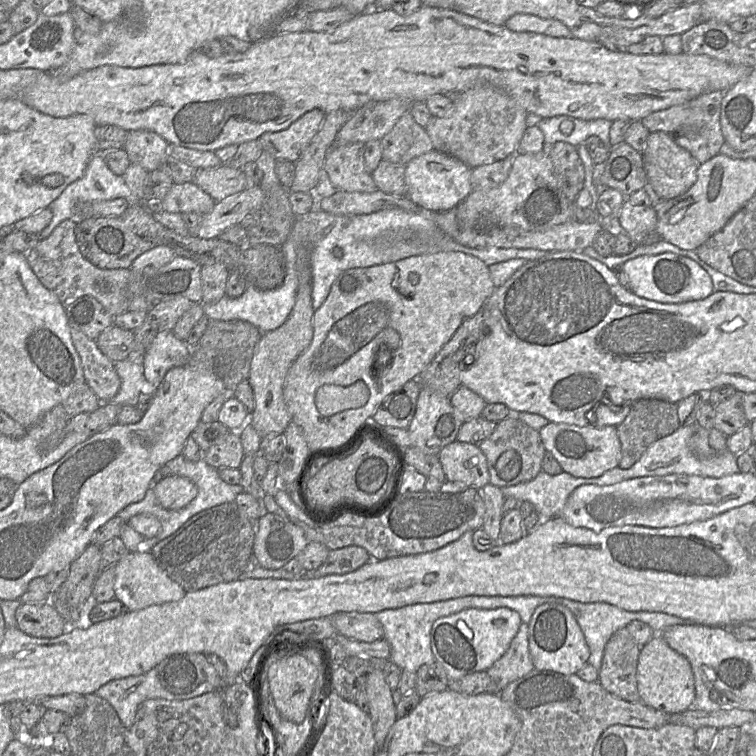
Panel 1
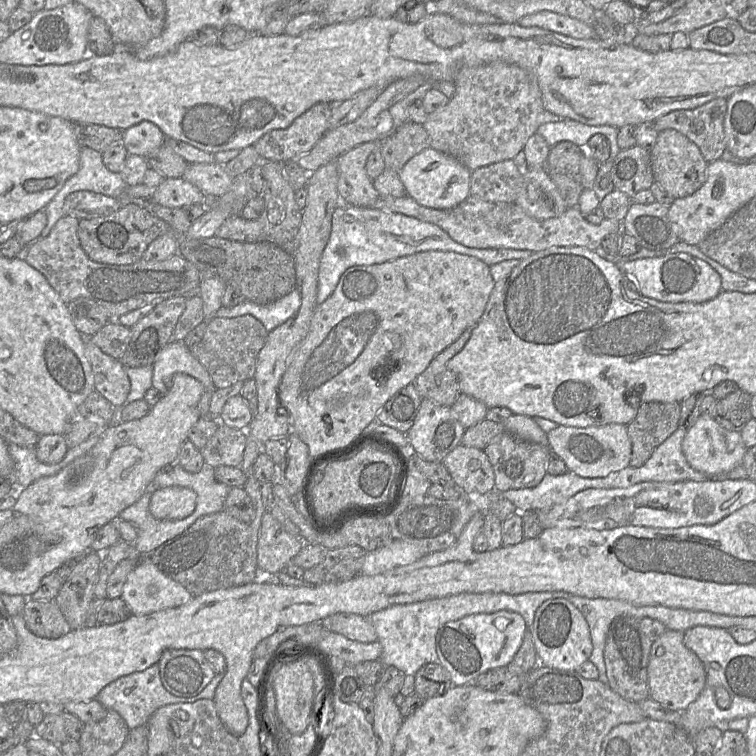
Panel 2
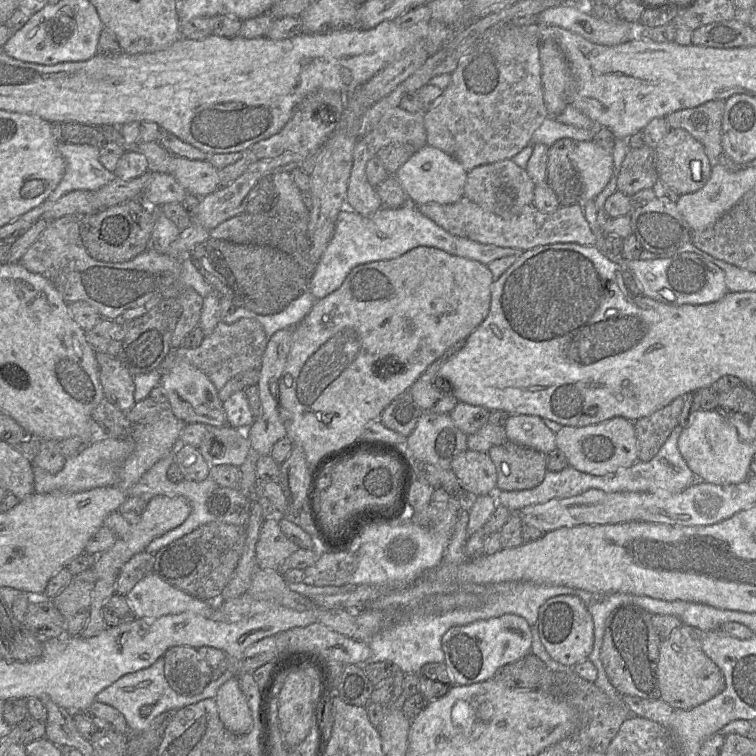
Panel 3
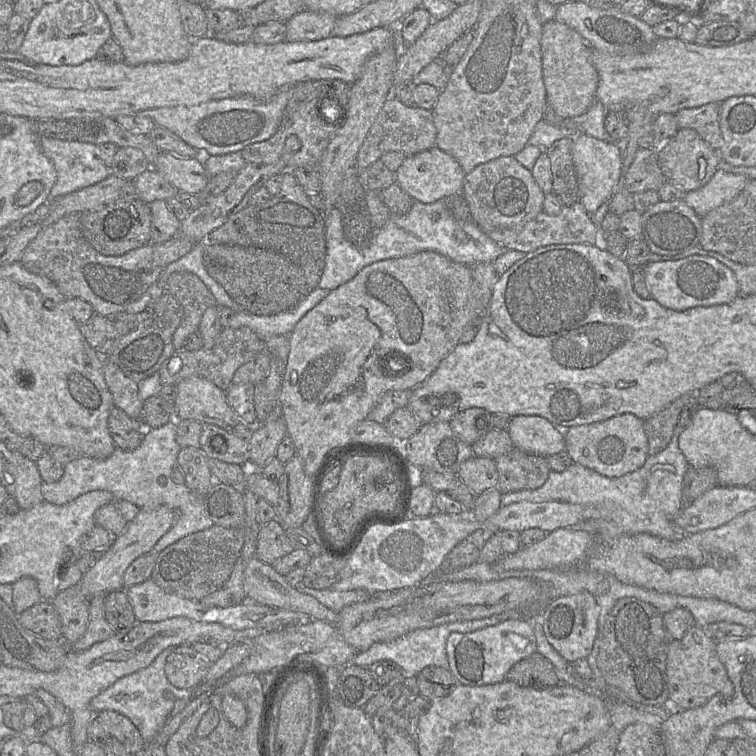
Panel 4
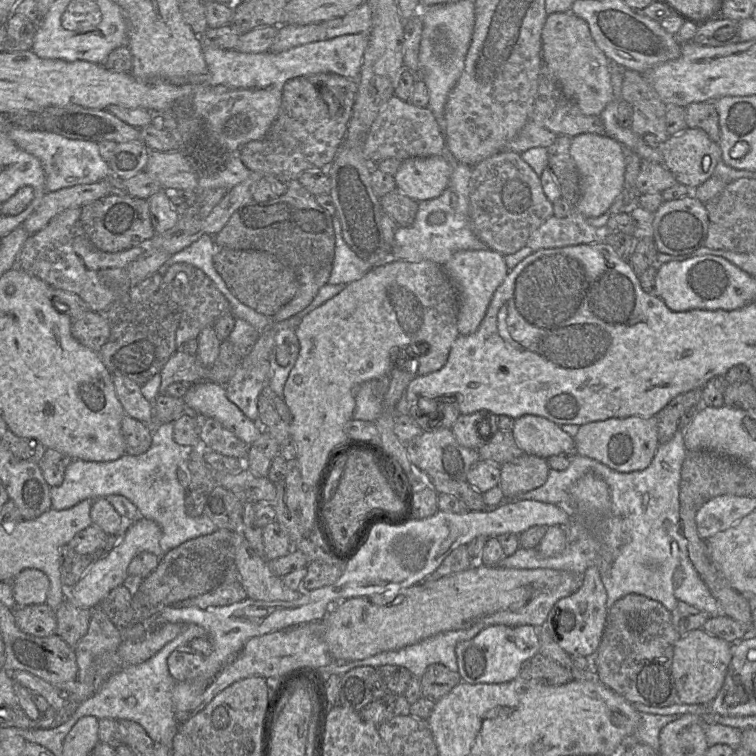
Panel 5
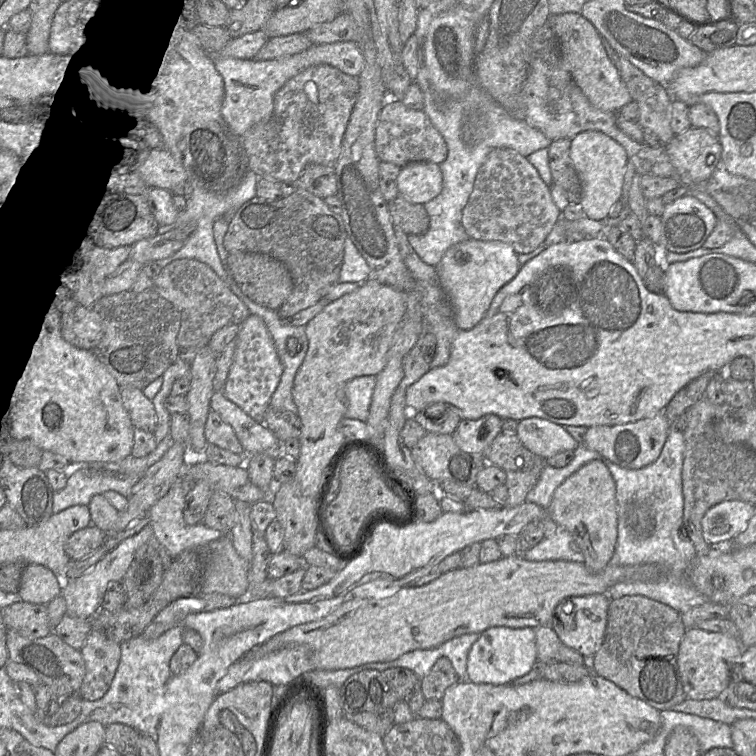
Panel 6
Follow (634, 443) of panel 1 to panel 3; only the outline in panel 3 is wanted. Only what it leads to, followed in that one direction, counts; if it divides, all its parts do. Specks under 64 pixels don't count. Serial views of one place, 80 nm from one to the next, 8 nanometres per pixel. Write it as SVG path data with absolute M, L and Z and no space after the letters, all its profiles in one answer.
M680 396L654 413L633 421L638 461L648 462L659 452L673 429L679 424L685 398L686 396Z

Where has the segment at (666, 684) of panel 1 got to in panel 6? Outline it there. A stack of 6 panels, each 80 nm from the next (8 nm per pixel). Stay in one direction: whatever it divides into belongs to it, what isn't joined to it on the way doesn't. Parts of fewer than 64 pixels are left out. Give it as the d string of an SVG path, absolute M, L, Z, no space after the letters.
M689 628L679 647L677 665L687 699L715 699L727 688L732 667L739 661L744 648L738 637Z

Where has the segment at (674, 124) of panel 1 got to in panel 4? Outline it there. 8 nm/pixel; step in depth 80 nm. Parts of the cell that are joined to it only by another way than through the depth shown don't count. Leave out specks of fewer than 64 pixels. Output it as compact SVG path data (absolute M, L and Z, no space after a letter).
M711 102L676 112L675 118L679 129L695 130L714 150L719 152L723 145L720 130L721 104Z

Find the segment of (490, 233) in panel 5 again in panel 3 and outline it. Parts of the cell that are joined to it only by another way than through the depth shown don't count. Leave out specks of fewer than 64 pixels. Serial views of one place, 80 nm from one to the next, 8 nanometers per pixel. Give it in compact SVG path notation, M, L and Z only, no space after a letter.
M506 159L478 166L468 172L464 197L489 212L510 218L519 213L523 207L532 204L535 186L525 169L511 159Z

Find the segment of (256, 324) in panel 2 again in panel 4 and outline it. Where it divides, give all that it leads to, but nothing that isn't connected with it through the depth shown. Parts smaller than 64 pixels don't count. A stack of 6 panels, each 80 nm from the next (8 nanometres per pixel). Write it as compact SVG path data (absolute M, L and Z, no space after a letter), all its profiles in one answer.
M229 326L222 328L212 348L202 347L198 350L175 349L159 369L161 385L177 384L184 378L199 376L210 380L226 392L238 368L254 359L265 349L267 349L266 342L248 327L231 328Z

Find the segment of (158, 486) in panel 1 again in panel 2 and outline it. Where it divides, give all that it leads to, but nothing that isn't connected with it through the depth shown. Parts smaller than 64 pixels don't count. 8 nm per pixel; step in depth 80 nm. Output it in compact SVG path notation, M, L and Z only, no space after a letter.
M186 487L155 489L150 499L149 511L159 520L181 520L193 513L196 499L196 492Z

